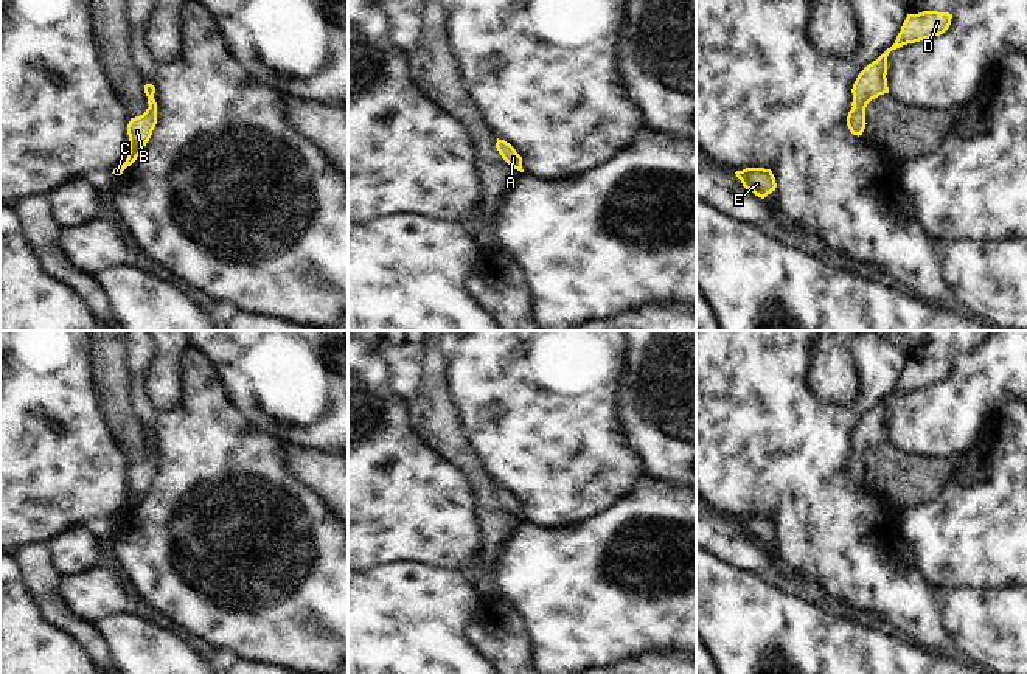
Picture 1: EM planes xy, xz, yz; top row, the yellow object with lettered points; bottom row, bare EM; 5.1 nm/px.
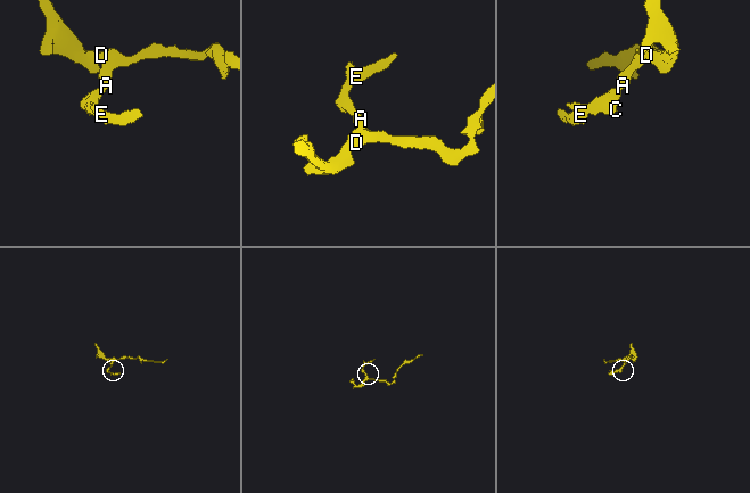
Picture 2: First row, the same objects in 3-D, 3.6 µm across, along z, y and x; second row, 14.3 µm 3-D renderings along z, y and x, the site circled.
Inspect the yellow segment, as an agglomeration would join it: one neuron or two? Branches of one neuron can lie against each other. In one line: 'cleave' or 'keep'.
keep

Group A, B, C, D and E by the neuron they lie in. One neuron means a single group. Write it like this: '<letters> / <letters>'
A B C D E

